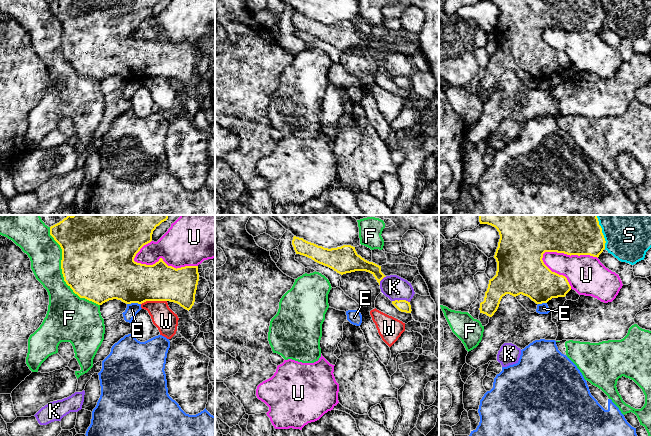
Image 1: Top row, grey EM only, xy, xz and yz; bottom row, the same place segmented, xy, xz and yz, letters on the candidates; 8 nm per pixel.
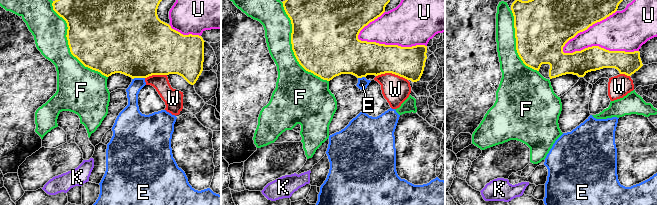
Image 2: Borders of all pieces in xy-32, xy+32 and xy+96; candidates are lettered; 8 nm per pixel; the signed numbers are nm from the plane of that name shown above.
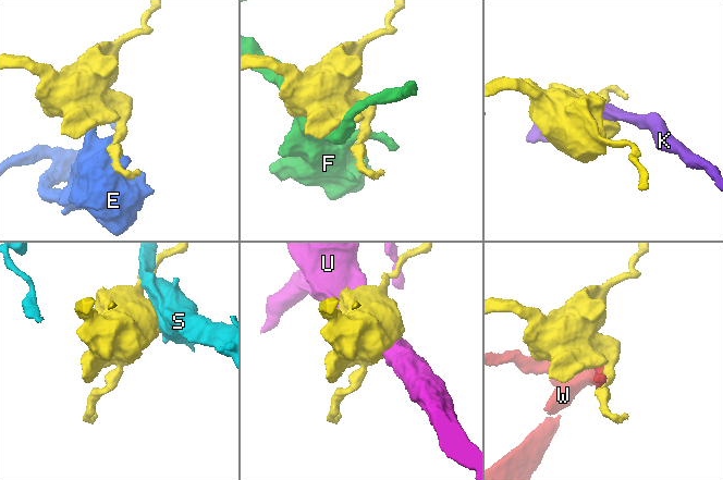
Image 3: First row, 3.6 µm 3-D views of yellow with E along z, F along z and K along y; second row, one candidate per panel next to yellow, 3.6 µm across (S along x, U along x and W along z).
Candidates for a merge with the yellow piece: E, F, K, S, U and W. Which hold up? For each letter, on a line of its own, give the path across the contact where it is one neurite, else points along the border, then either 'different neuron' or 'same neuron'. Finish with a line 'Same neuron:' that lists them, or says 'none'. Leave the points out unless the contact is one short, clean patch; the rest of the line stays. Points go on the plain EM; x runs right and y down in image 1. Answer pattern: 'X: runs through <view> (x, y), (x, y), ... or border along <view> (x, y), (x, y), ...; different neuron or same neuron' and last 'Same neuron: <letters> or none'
E: different neuron
F: different neuron
K: different neuron
S: different neuron
U: different neuron
W: border along xy (166, 76), (146, 76), (141, 80); different neuron
Same neuron: none

